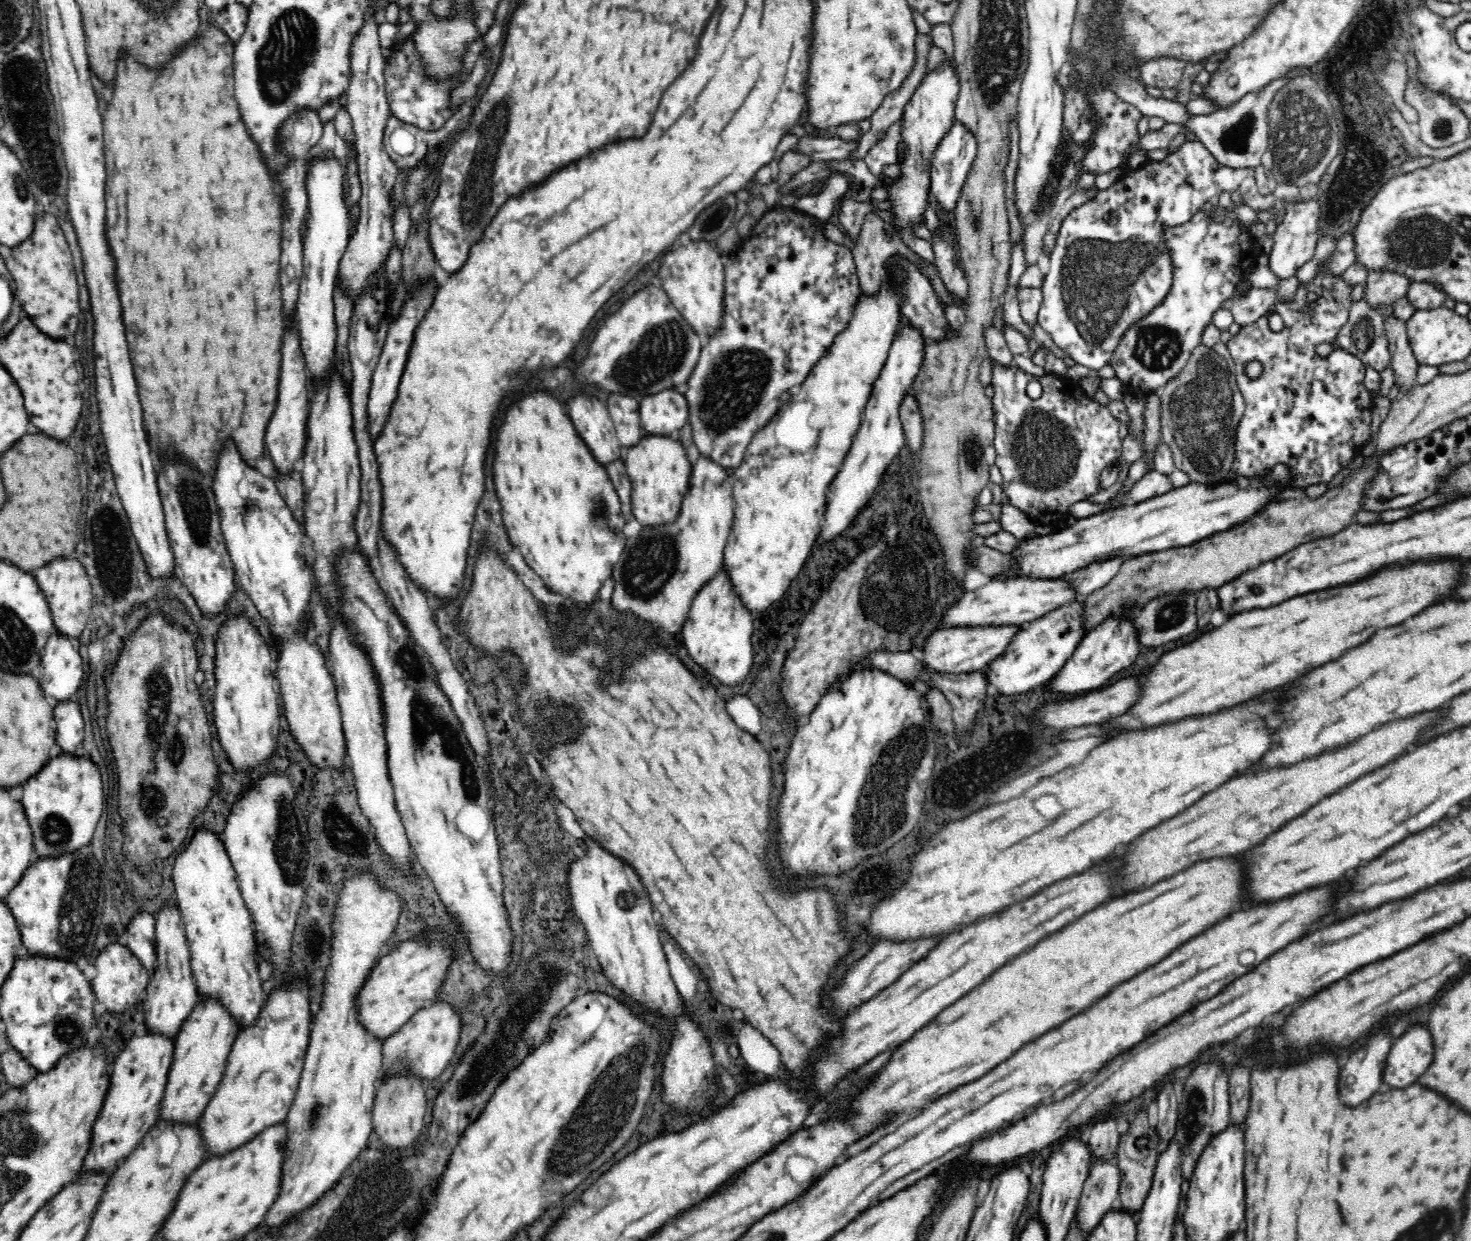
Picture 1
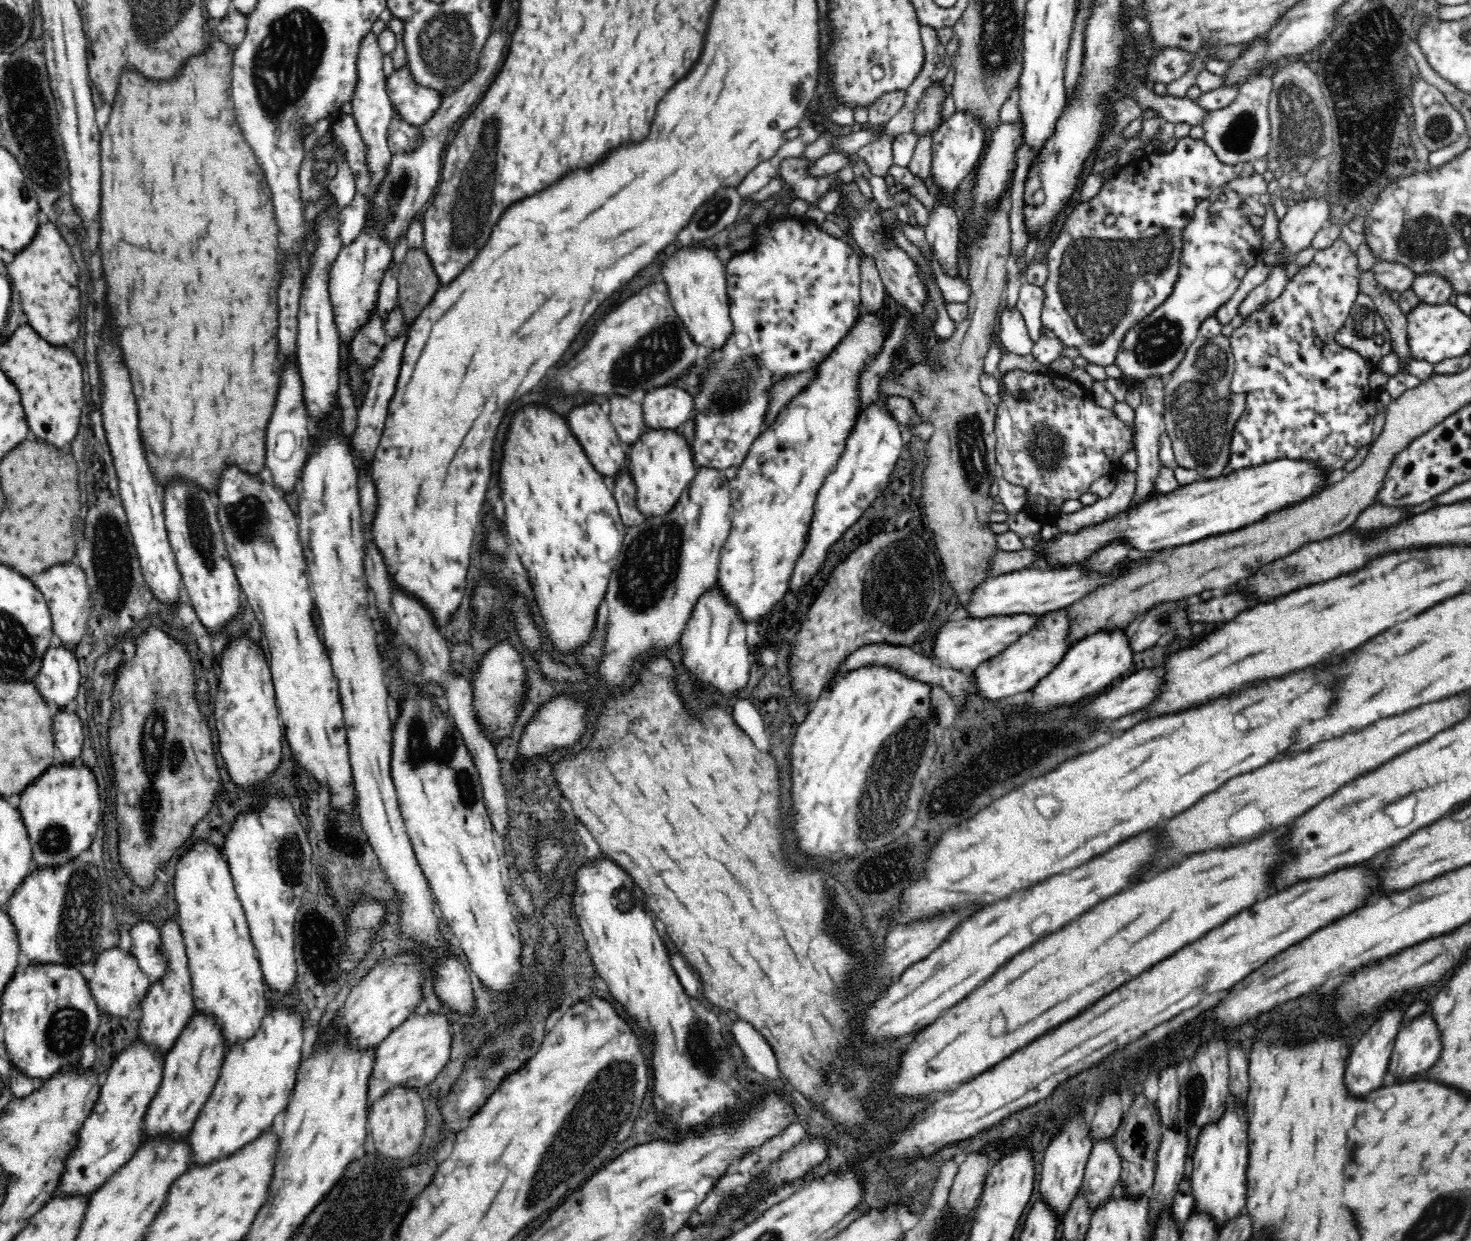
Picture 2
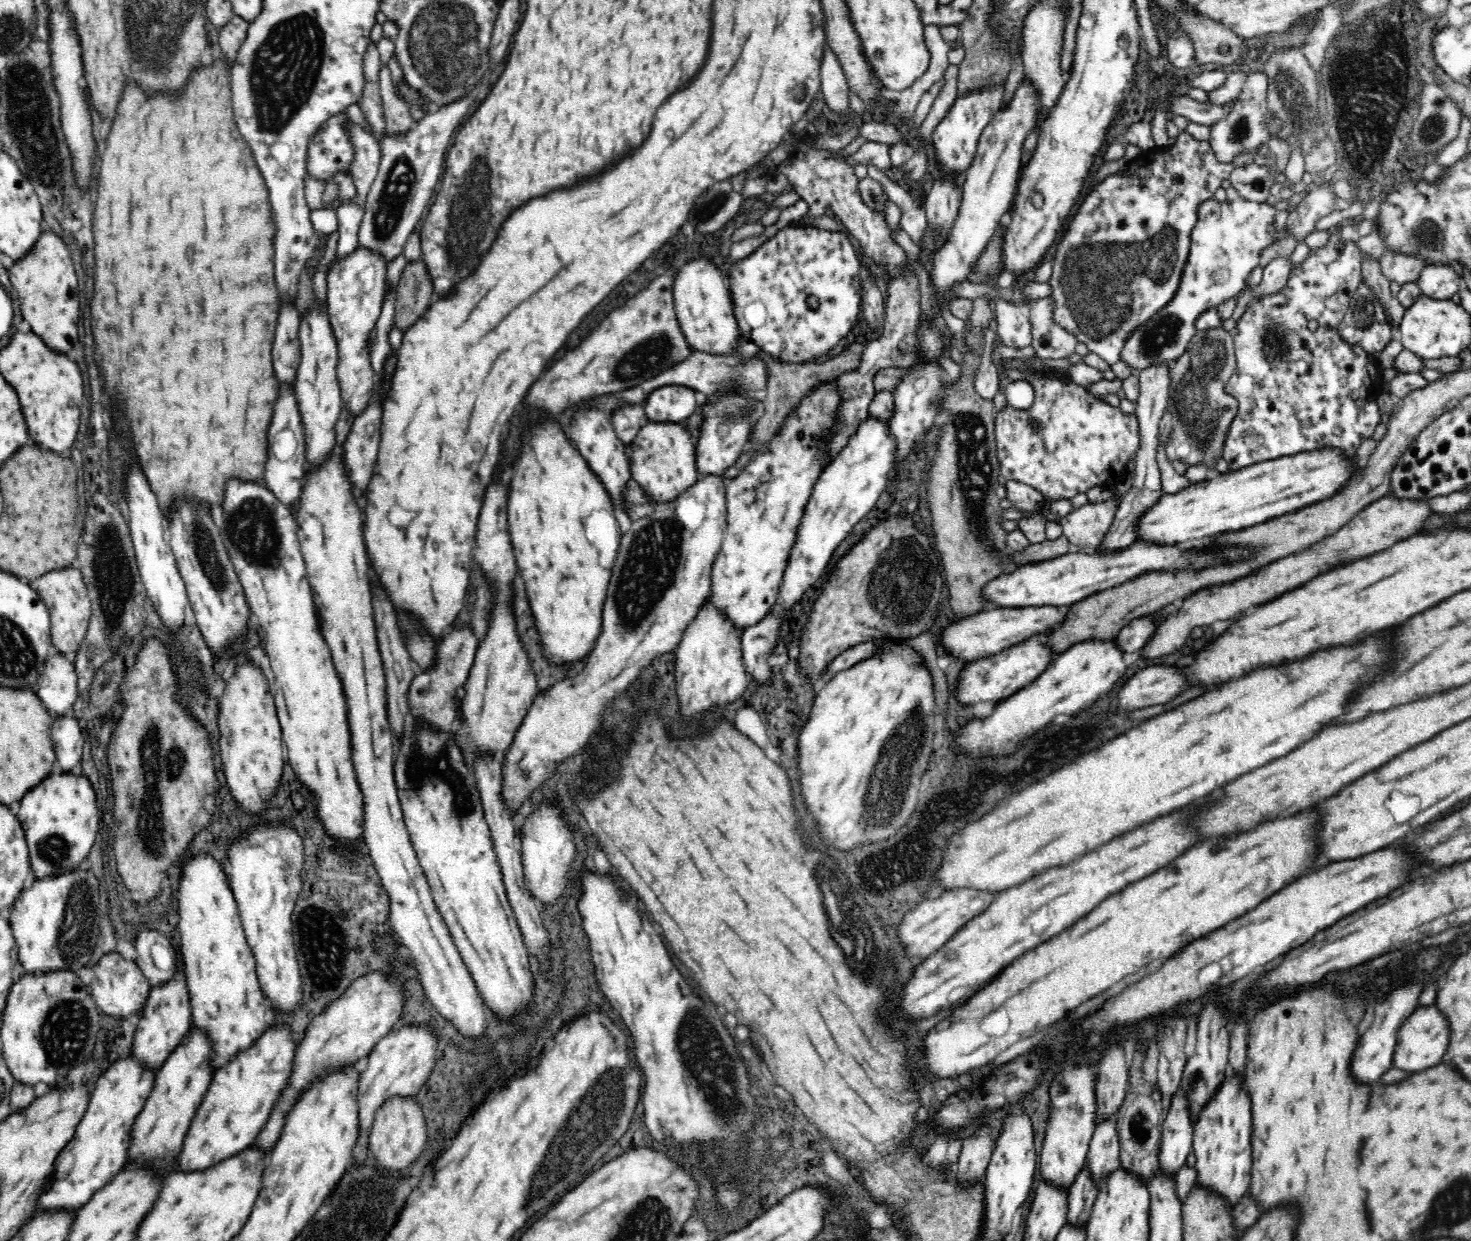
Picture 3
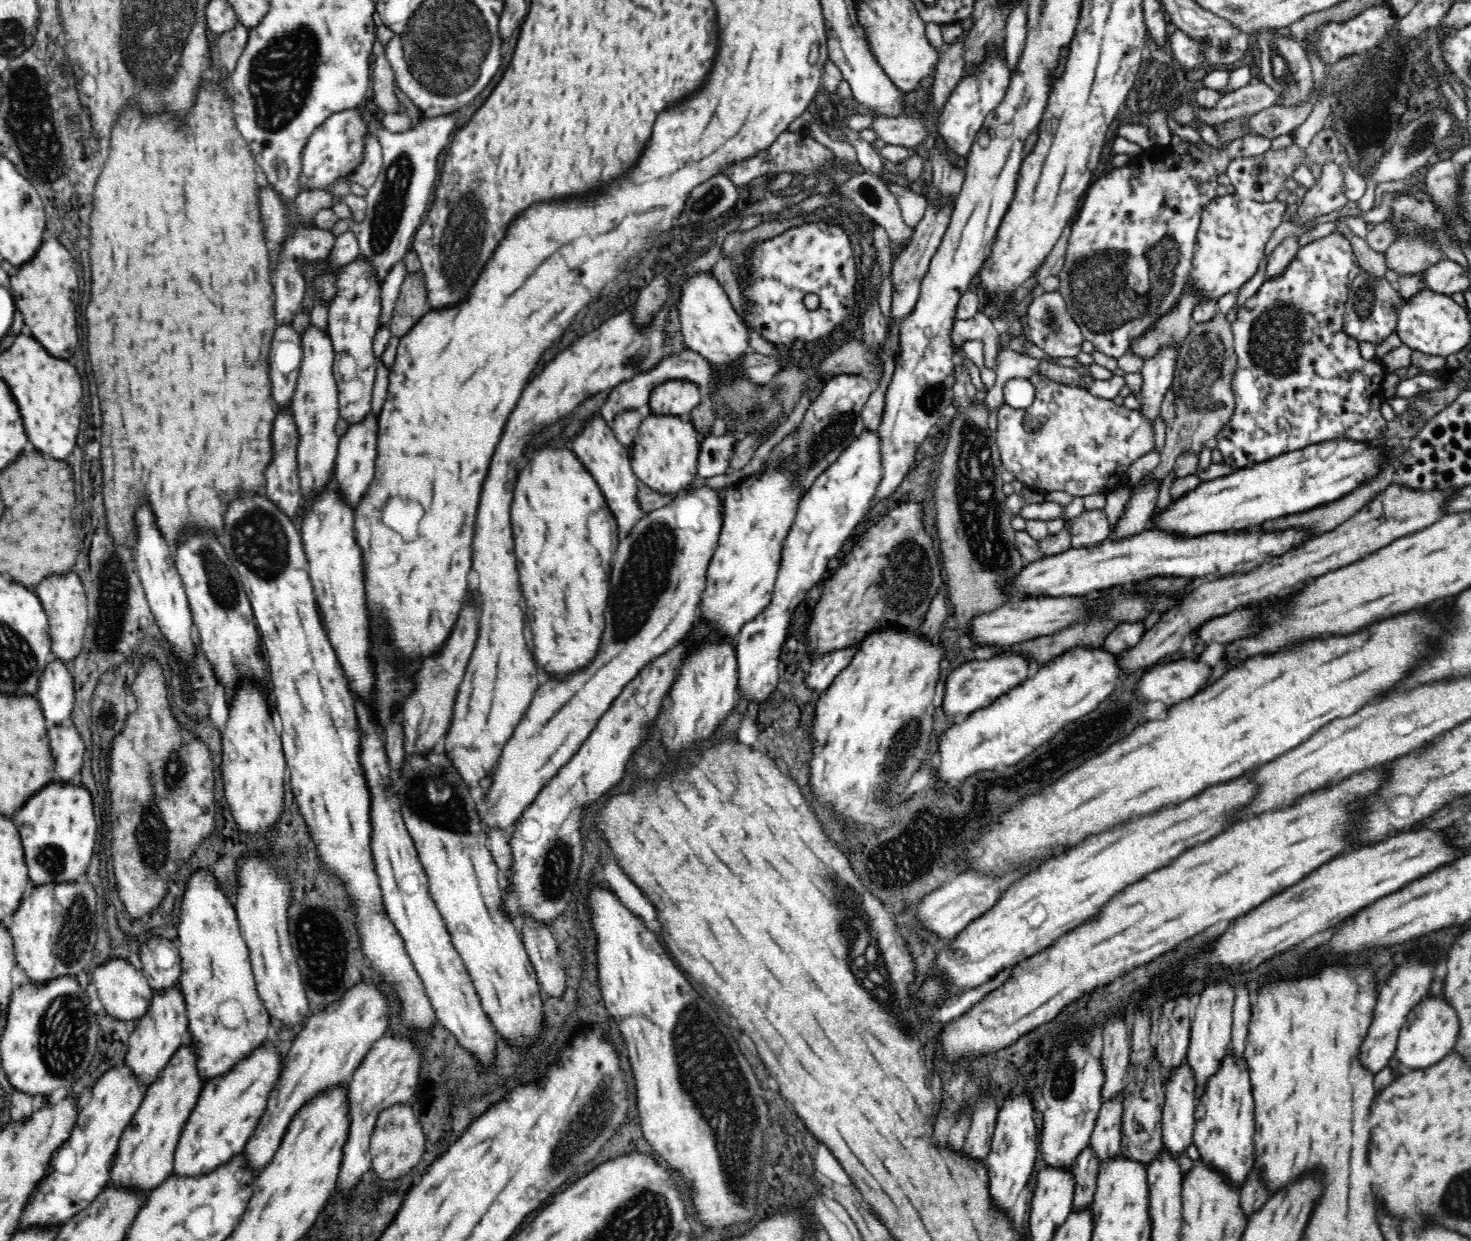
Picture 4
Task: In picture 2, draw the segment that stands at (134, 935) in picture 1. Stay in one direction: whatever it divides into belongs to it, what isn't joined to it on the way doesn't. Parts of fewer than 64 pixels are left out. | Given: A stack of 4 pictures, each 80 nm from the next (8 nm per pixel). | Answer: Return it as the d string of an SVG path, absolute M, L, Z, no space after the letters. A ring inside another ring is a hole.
M138 922L129 930L131 935L130 952L136 957L140 968L148 975L151 981L156 981L164 972L166 972L166 957L160 949L160 933L156 924L152 922Z

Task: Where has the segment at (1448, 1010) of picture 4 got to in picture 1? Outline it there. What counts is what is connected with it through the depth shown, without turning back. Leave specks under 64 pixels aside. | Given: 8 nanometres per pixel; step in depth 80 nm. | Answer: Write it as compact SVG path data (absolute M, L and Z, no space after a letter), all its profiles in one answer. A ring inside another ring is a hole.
M1426 1023L1413 1025L1410 1032L1393 1041L1383 1072L1383 1089L1414 1084L1432 1064L1434 1050Z

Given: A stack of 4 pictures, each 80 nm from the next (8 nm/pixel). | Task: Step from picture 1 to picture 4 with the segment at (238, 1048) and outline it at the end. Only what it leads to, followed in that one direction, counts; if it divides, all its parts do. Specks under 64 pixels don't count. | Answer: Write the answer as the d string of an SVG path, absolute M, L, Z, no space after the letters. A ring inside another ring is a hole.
M262 1042L226 1074L214 1076L205 1082L178 1141L173 1174L202 1176L243 1153L254 1130L258 1128L260 1118L264 1116L268 1097L280 1080L286 1057L287 1053L281 1046L269 1046L269 1042Z

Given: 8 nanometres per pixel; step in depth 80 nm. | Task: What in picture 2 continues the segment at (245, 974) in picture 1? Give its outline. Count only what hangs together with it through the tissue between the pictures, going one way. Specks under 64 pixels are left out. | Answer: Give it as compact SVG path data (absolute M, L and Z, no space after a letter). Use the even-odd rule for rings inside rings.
M202 840L195 842L191 848L187 850L186 854L182 855L180 860L178 860L174 872L173 886L175 891L175 899L177 902L176 917L178 918L178 923L184 937L187 957L189 960L195 1007L197 1008L197 1011L201 1010L202 1012L213 1014L218 1020L221 1021L221 1027L223 1028L228 1049L230 1046L232 1046L232 1044L246 1040L246 1038L252 1038L252 1036L256 1034L258 1026L260 1026L262 1018L266 1016L266 1010L268 1010L270 1006L265 995L265 988L267 984L265 983L263 977L260 961L257 959L256 947L254 946L252 937L250 936L250 927L248 927L247 918L245 917L242 903L238 898L229 864L227 863L227 860L224 859L221 852L222 849L218 848L217 845L209 840L206 840L206 842L202 842Z

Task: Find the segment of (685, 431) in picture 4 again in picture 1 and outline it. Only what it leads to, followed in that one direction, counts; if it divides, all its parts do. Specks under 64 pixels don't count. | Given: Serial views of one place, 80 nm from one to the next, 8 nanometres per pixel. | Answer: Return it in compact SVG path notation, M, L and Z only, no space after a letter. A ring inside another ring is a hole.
M650 435L635 447L624 448L622 451L632 483L630 510L642 529L675 523L692 474L692 463L682 444L675 436Z

